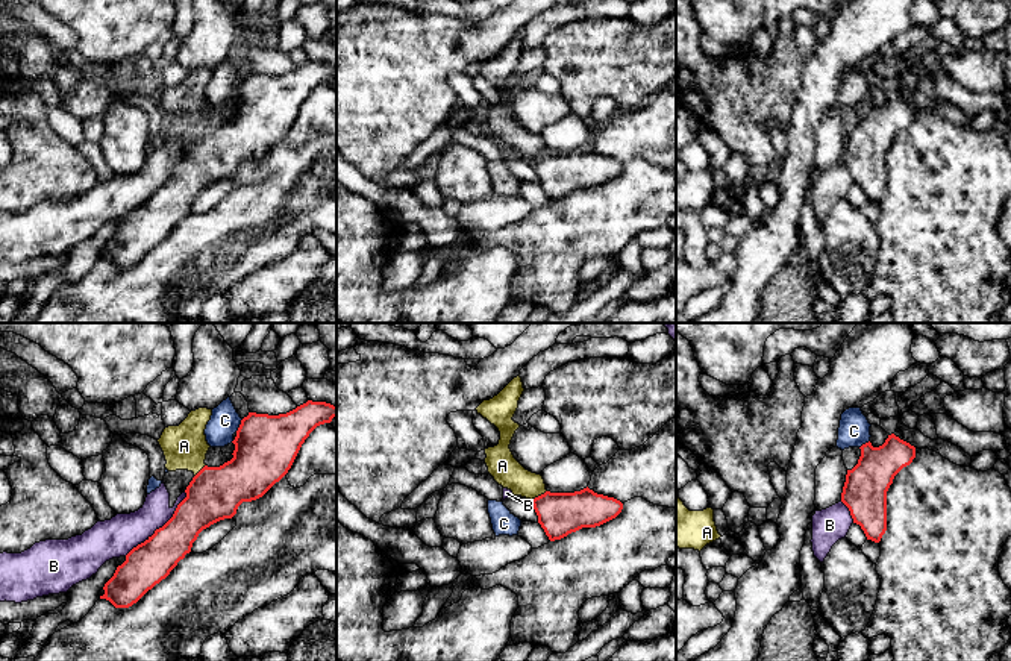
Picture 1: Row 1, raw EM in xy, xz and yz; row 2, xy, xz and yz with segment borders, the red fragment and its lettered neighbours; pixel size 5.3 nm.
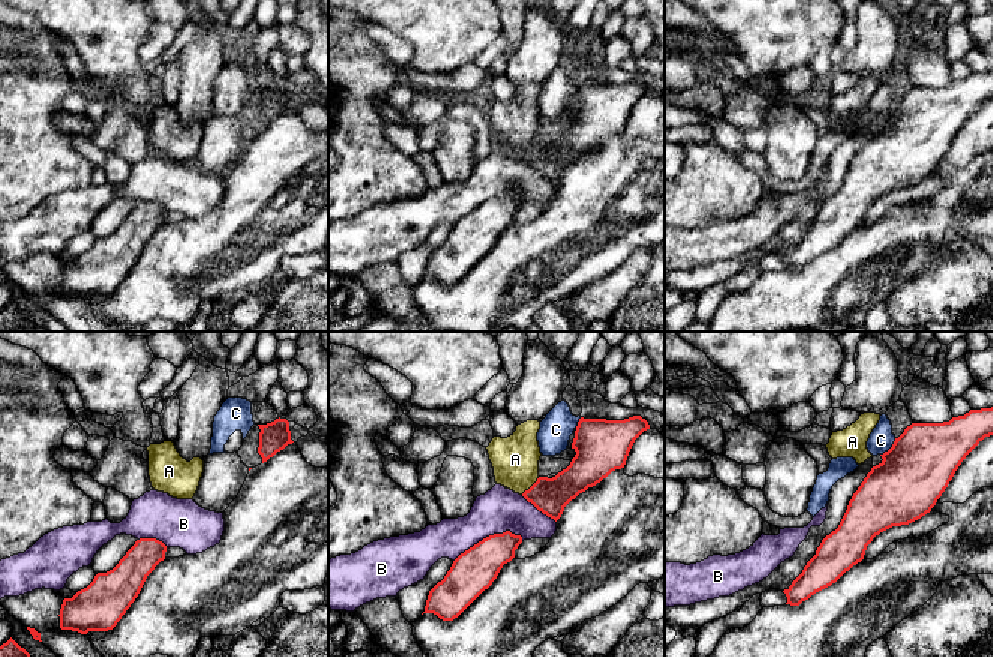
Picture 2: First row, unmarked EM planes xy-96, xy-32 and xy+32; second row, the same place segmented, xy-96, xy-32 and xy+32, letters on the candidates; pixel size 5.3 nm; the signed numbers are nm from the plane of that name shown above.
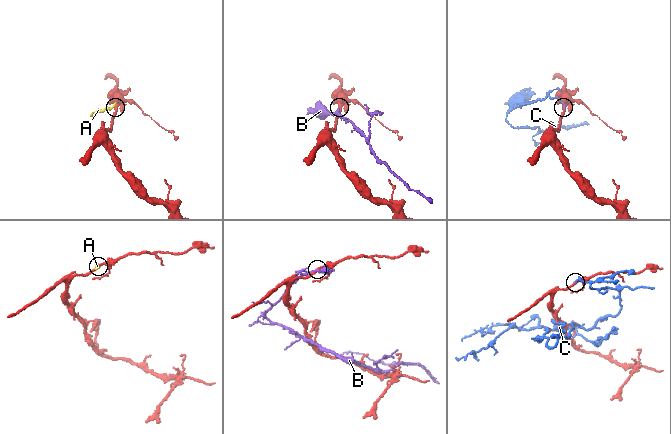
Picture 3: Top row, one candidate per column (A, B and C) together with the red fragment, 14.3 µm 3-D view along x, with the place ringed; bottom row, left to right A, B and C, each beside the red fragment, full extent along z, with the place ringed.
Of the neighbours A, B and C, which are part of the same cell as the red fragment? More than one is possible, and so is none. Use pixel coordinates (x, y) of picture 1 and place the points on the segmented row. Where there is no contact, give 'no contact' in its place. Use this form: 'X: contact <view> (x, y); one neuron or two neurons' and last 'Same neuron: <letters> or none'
A: contact xz (538, 496); two neurons
B: contact xy (159, 528); two neurons
C: contact xy (240, 425); two neurons
Same neuron: none

